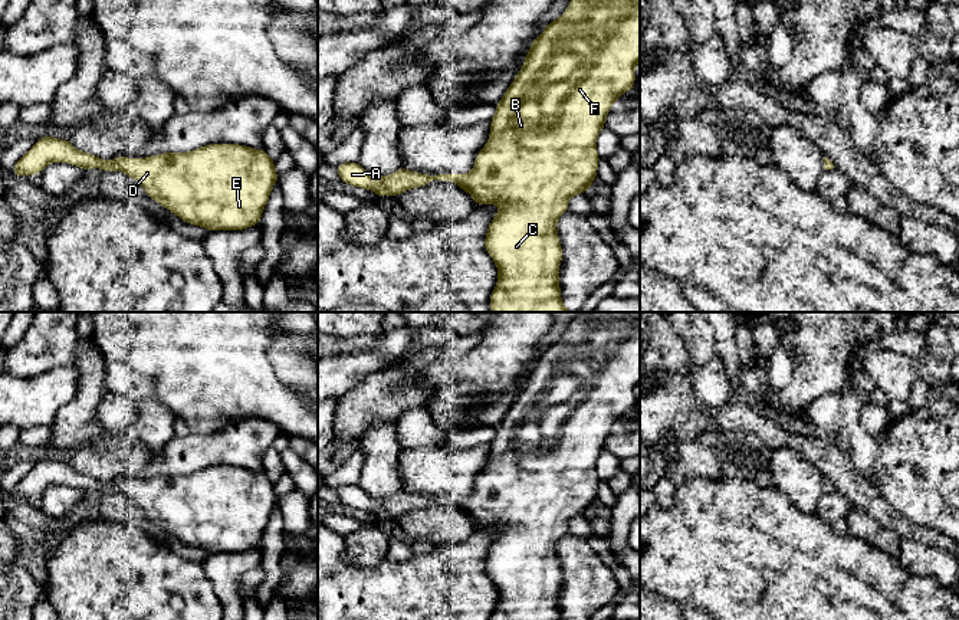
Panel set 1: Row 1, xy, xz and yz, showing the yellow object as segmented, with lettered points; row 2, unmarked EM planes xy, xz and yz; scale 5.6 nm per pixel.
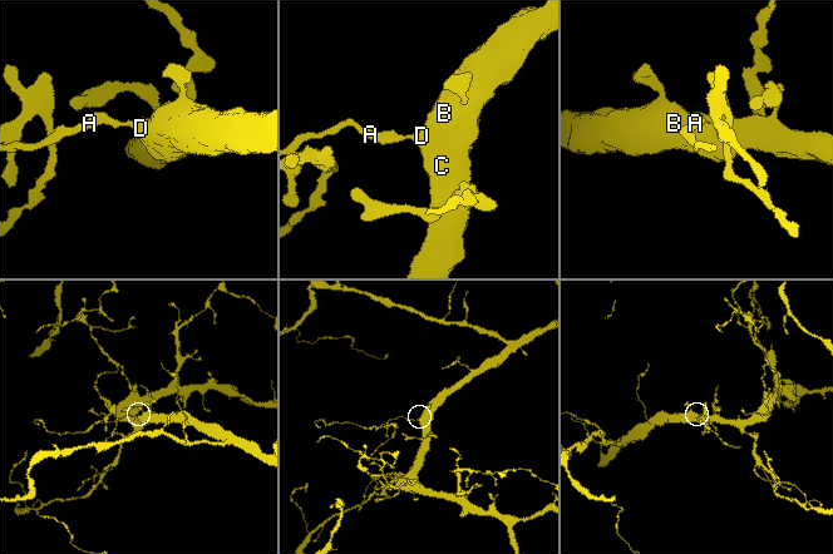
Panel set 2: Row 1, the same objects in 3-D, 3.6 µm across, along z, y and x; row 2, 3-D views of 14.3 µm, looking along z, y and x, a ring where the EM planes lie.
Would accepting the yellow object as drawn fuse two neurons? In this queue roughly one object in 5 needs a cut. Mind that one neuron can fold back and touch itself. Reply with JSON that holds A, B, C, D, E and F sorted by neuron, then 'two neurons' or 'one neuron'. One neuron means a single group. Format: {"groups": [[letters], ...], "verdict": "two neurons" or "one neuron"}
{"groups": [["A", "B", "C", "D", "E", "F"]], "verdict": "one neuron"}

